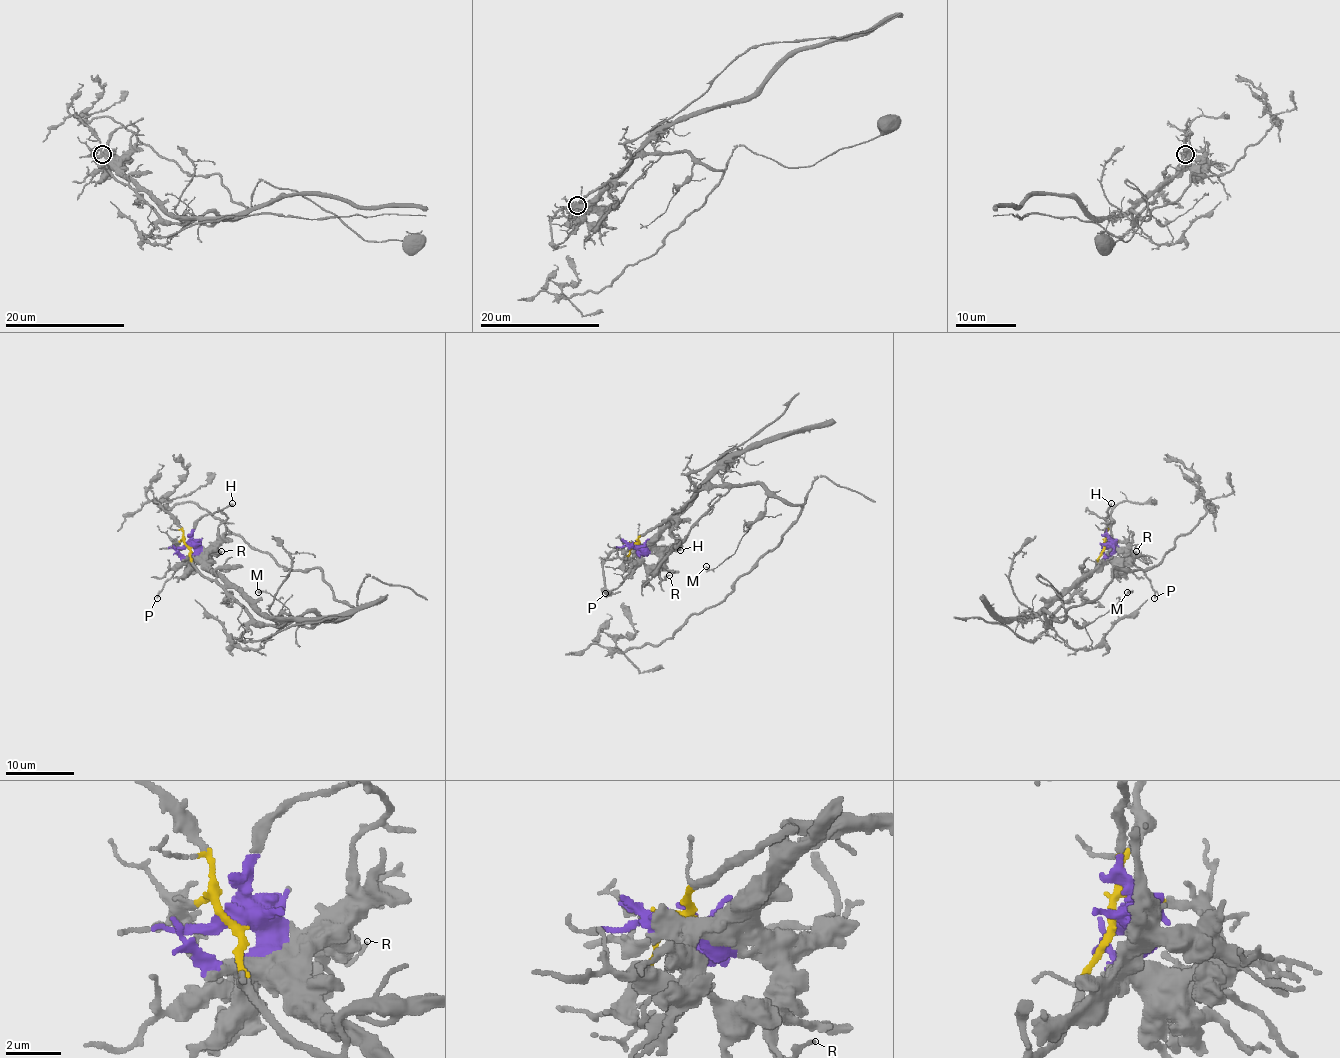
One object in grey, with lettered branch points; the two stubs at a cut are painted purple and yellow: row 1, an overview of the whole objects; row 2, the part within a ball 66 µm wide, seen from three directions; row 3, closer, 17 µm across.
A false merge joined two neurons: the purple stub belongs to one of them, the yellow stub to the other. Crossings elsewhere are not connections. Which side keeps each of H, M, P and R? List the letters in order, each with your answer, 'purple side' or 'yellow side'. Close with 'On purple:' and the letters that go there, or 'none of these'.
H: purple side
M: yellow side
P: purple side
R: purple side
On purple: H, P, R

